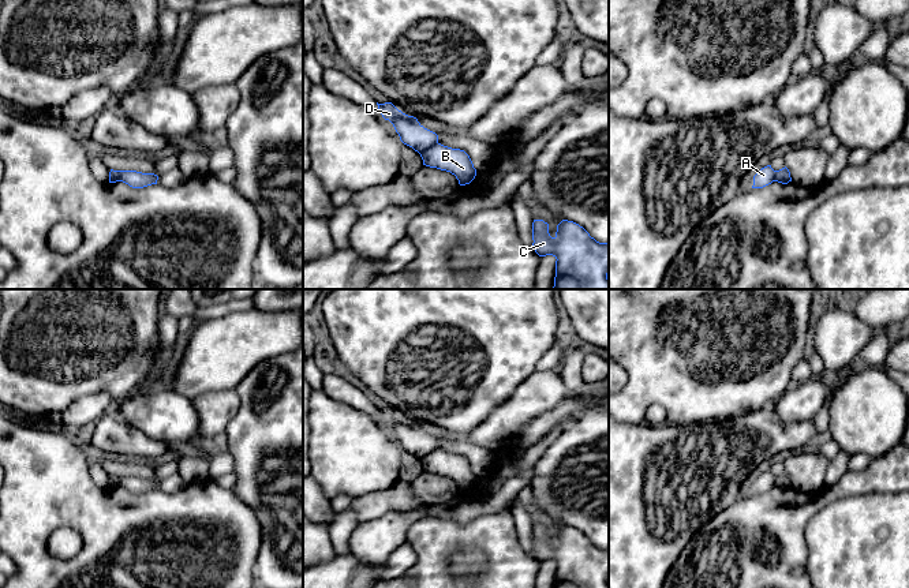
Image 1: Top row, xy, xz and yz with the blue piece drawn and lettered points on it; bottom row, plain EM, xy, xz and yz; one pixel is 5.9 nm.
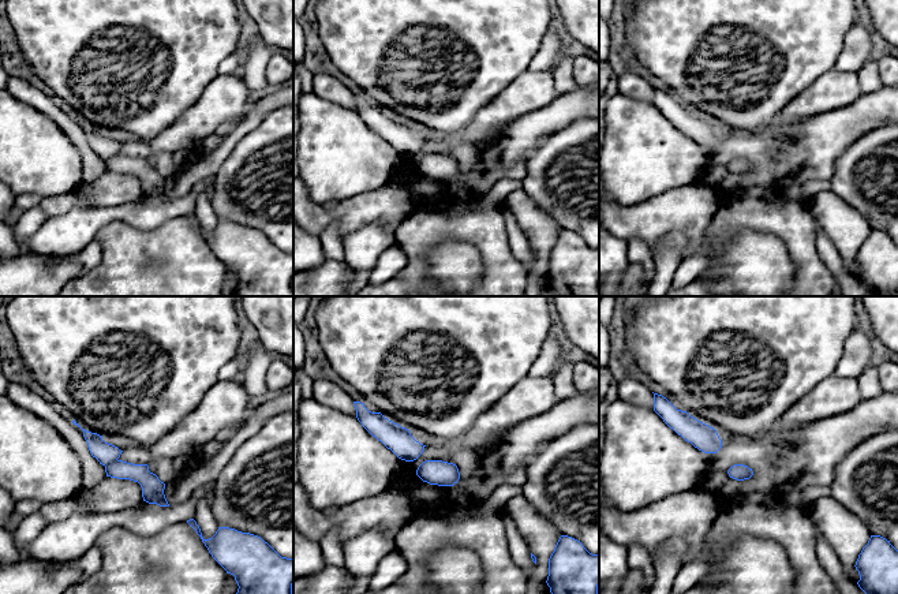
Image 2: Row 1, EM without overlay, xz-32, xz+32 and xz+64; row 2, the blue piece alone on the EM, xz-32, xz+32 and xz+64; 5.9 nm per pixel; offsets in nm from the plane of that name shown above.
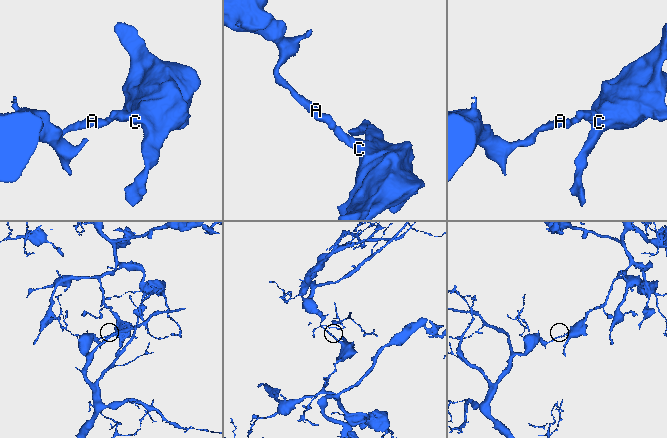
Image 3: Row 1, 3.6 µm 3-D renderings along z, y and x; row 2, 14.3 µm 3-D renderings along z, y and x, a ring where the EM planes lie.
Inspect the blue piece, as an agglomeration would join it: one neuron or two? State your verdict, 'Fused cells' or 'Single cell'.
Fused cells

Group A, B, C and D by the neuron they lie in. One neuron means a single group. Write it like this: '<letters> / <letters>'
A D / B C

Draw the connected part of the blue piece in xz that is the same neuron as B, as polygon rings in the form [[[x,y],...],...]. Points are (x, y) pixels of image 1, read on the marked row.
[[[435,143],[423,151],[420,157],[423,165],[454,175],[460,186],[470,184],[476,176],[476,169],[464,150]]]

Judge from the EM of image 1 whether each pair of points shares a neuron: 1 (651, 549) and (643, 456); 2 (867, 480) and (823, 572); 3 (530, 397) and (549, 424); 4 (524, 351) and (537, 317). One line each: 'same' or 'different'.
1: same
2: different
3: different
4: same

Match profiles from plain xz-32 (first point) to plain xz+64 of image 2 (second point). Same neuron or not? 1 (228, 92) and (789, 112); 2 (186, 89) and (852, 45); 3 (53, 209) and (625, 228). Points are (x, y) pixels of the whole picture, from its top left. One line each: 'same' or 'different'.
1: same
2: different
3: same

